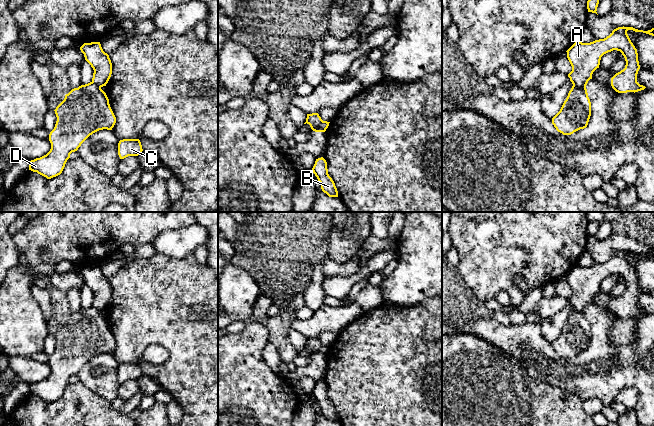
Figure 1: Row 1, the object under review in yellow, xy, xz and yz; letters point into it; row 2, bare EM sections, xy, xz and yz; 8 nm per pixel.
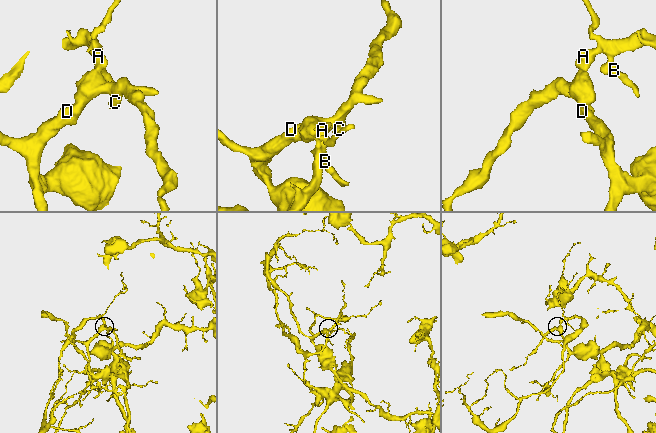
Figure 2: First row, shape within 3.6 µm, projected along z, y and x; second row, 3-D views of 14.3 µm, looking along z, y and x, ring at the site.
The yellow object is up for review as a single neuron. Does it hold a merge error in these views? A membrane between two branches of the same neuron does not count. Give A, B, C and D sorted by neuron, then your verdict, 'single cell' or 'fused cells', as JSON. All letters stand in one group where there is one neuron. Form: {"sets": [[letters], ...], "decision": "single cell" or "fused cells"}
{"sets": [["A", "B"], ["C", "D"]], "decision": "fused cells"}

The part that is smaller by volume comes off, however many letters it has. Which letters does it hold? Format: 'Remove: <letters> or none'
Remove: A, B

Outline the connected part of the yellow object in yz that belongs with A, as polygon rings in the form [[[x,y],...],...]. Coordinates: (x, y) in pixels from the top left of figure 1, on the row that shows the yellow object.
[[[618,27],[604,39],[590,43],[575,42],[566,52],[572,66],[568,74],[572,84],[586,87],[592,79],[593,72],[599,68],[601,57],[613,50],[620,51],[625,58],[626,65],[623,70],[611,78],[611,86],[618,93],[638,92],[646,87],[637,82],[640,69],[637,49],[631,42],[627,31],[643,32],[654,36],[654,28],[648,31],[638,30],[633,27]]]

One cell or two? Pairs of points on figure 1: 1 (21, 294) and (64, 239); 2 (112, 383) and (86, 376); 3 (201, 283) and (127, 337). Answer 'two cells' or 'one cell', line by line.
1: two cells
2: one cell
3: one cell

